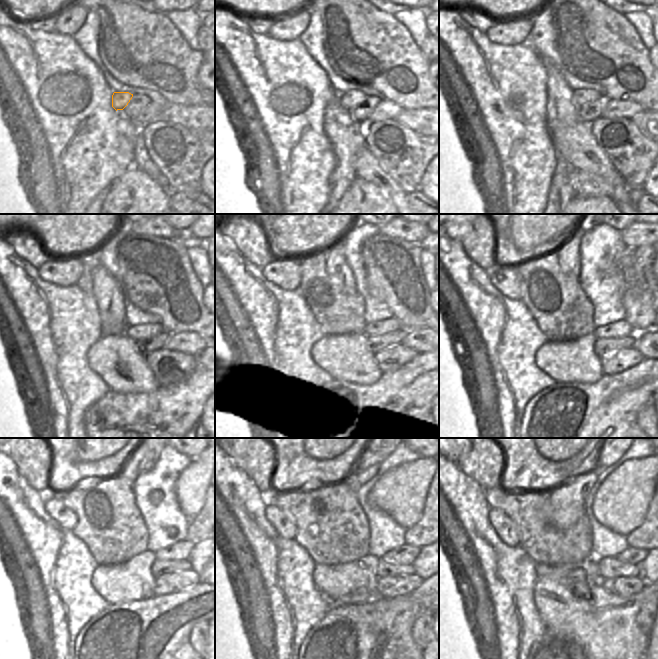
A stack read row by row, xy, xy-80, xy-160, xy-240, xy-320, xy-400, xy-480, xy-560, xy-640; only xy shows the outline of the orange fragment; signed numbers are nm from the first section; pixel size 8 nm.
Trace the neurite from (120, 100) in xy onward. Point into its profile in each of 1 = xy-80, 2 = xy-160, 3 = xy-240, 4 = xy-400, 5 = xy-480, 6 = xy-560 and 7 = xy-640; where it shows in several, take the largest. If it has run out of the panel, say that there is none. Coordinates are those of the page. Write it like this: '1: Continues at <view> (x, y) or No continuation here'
1: Continues at xy-80 (352, 98)
2: Continues at xy-160 (579, 97)
3: Continues at xy-240 (141, 331)
4: Continues at xy-400 (621, 328)
5: Continues at xy-480 (179, 551)
6: Continues at xy-560 (405, 554)
7: Continues at xy-640 (635, 556)

